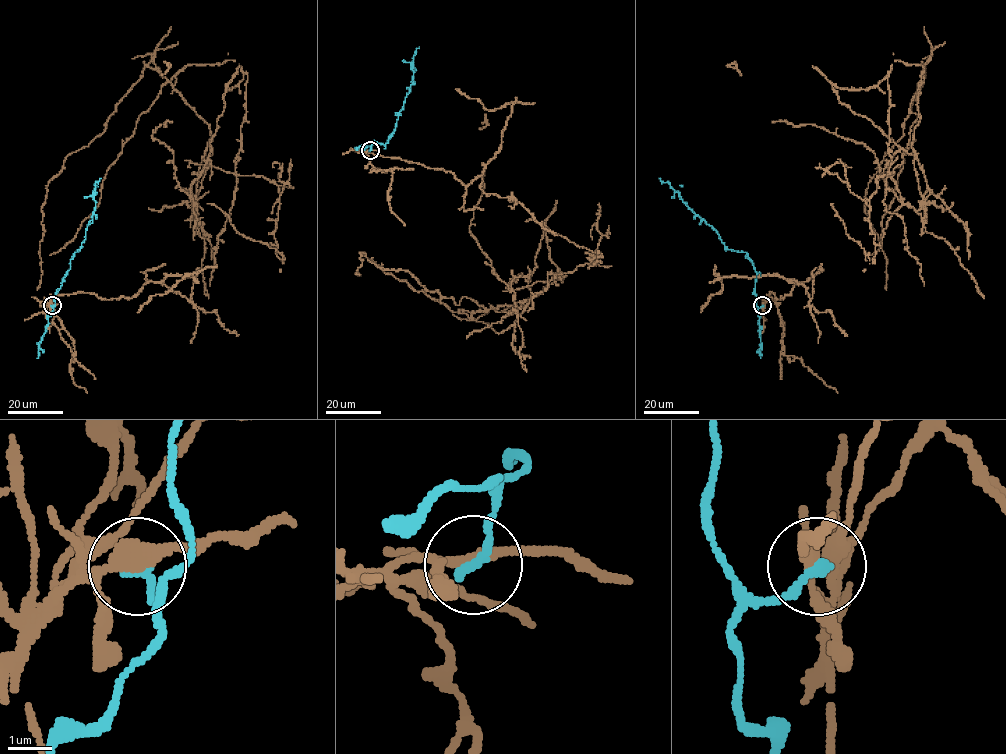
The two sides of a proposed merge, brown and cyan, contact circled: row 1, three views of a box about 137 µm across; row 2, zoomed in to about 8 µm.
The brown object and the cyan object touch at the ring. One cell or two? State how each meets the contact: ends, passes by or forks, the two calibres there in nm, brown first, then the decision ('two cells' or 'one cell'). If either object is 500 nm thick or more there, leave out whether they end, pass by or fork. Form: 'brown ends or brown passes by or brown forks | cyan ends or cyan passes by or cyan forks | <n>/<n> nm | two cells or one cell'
brown passes by | cyan ends | 320/280 nm | two cells

